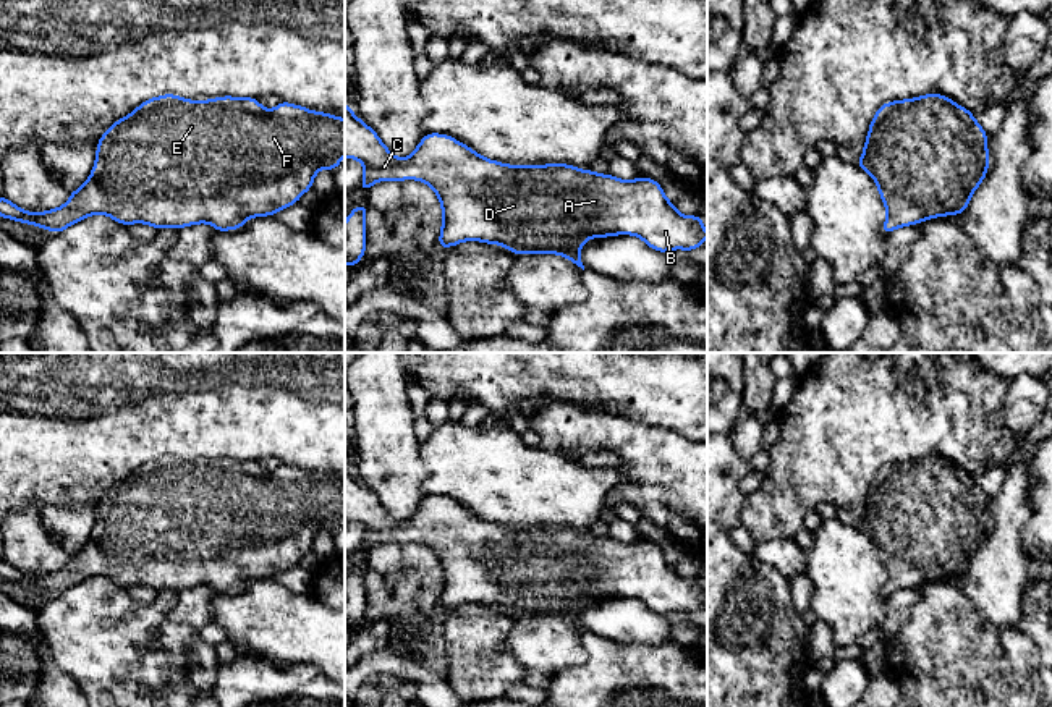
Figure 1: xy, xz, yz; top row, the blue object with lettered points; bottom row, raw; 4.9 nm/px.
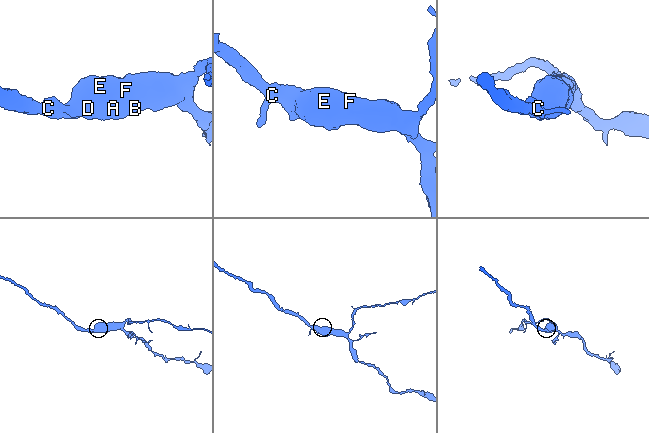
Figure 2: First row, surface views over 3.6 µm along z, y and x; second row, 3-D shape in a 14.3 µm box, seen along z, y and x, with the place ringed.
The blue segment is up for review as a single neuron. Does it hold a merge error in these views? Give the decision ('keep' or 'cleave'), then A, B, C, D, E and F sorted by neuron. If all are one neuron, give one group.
keep; groups A B C D E F

